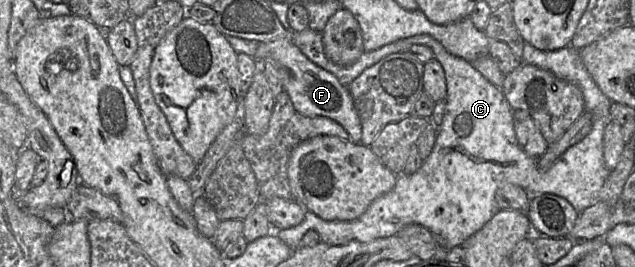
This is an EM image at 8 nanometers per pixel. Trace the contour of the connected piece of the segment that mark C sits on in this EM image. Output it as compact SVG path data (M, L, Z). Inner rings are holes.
M309 27L303 31L293 32L292 42L309 60L322 69L332 73L347 88L366 68L374 65L387 55L397 52L407 52L414 44L425 45L433 51L435 59L440 62L444 69L447 97L445 99L446 114L442 125L437 128L434 150L416 173L412 175L398 175L393 190L374 200L367 211L353 221L325 221L308 211L301 224L288 229L276 230L277 237L289 246L291 250L296 250L301 247L302 239L308 230L316 231L320 236L321 242L325 244L345 246L351 241L366 243L376 239L395 236L402 228L410 224L422 225L432 233L443 236L446 240L446 245L440 248L450 250L462 246L468 238L481 230L499 212L495 194L500 187L506 184L517 185L527 191L531 196L541 194L559 196L568 201L579 213L600 201L600 192L610 174L604 158L604 133L606 126L611 121L610 108L613 102L600 90L585 68L578 49L569 45L554 51L543 51L526 42L524 45L523 63L550 71L558 78L578 86L583 95L585 112L589 112L593 117L591 132L579 143L570 147L548 171L541 172L538 169L537 160L530 158L517 142L513 110L504 97L501 88L495 86L485 78L474 68L472 63L449 53L432 36L428 34L415 35L384 45L371 52L364 52L356 62L349 66L338 65L330 60L324 51L321 33L311 30Z

